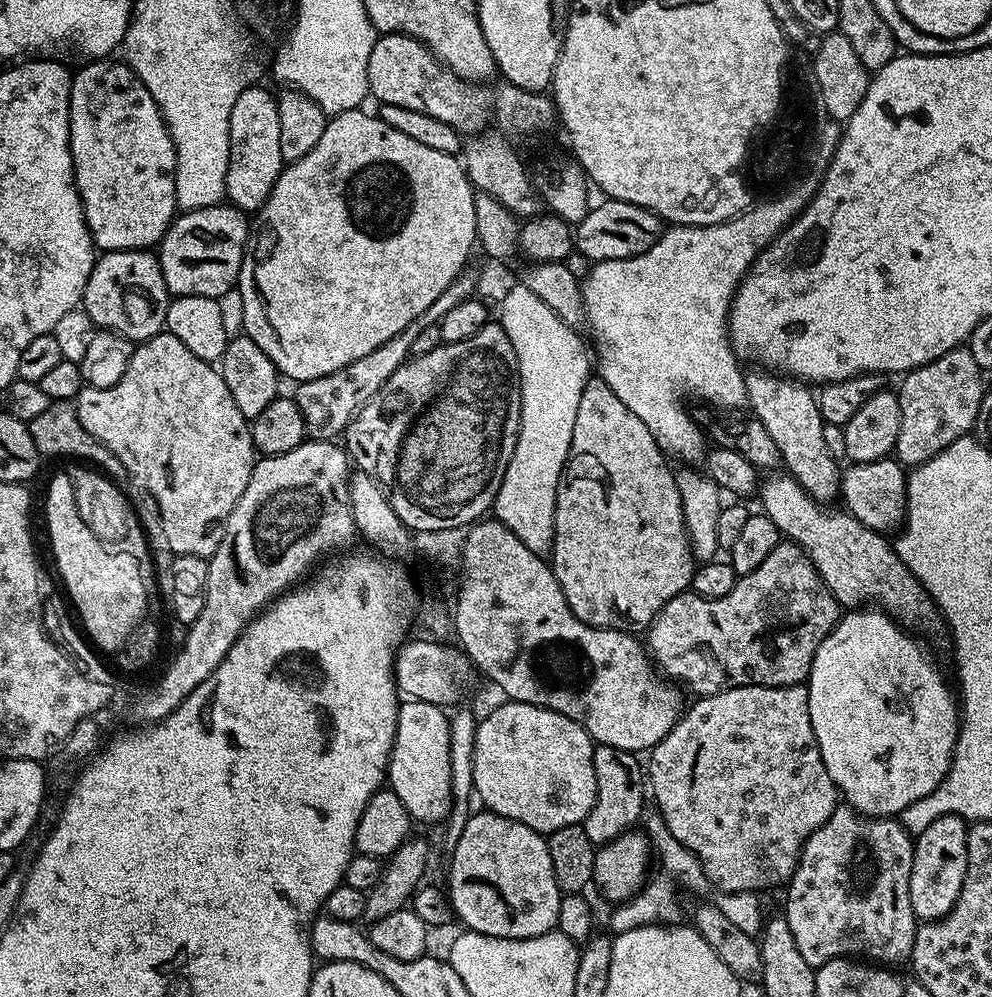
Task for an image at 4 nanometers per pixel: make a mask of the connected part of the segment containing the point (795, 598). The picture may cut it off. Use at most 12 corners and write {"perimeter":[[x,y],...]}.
{"perimeter":[[782,542],[724,597],[670,598],[646,651],[703,698],[807,681],[842,615]]}

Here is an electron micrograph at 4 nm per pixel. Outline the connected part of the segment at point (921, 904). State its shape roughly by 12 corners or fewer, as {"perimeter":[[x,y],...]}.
{"perimeter":[[943,816],[915,837],[910,906],[940,920],[968,869],[965,817]]}

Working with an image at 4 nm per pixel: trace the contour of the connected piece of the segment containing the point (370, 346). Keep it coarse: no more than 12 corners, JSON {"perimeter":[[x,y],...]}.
{"perimeter":[[355,108],[254,216],[243,335],[344,372],[465,271],[463,163]]}

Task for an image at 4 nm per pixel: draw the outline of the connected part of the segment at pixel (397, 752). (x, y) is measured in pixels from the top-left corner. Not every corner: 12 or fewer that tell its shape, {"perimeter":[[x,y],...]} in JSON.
{"perimeter":[[400,704],[386,784],[413,821],[452,808],[449,719]]}

